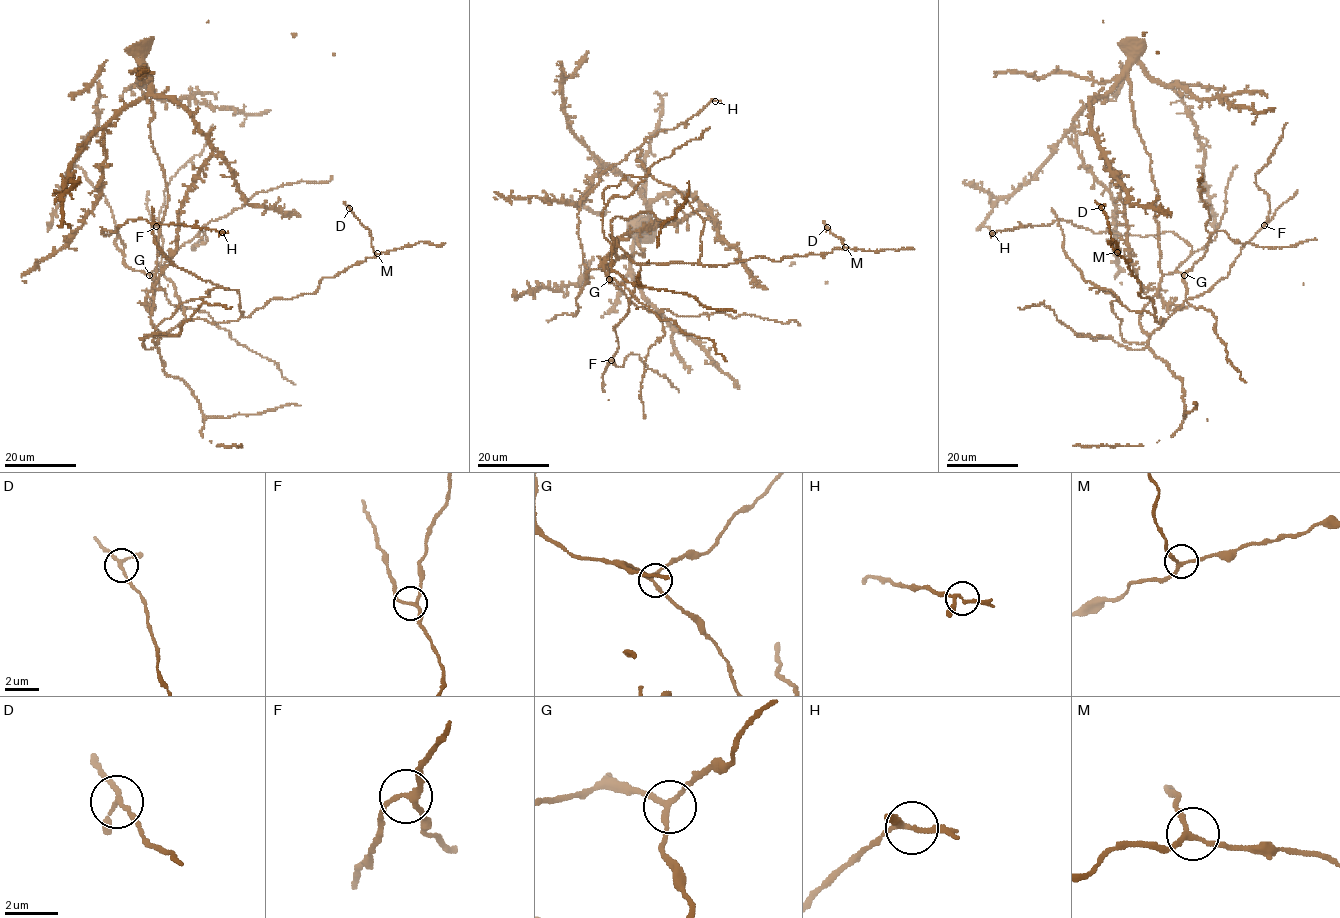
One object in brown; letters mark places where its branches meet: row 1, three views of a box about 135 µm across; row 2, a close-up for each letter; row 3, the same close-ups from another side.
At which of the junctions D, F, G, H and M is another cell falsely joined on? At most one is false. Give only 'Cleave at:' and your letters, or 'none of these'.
Cleave at: none of these

